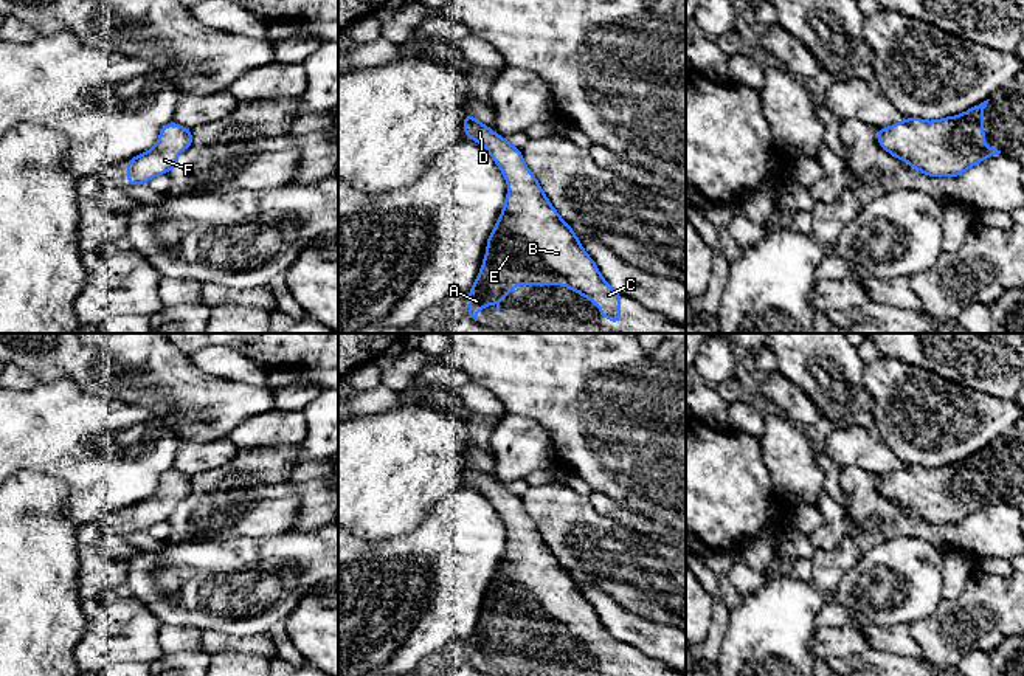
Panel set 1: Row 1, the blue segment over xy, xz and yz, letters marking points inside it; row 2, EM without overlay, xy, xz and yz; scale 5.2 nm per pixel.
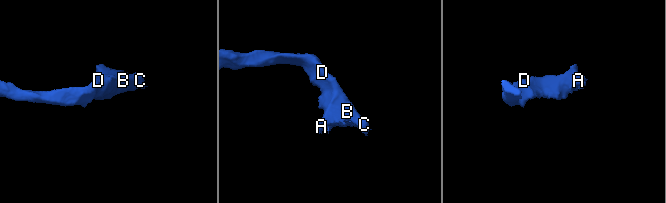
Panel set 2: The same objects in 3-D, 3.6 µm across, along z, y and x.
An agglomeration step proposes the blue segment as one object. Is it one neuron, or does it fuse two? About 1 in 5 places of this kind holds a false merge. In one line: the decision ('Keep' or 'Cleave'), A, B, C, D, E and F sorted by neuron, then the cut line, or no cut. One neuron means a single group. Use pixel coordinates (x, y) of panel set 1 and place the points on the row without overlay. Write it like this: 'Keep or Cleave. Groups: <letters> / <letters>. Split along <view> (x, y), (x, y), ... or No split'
Keep. Groups: A B C D E F. No split

